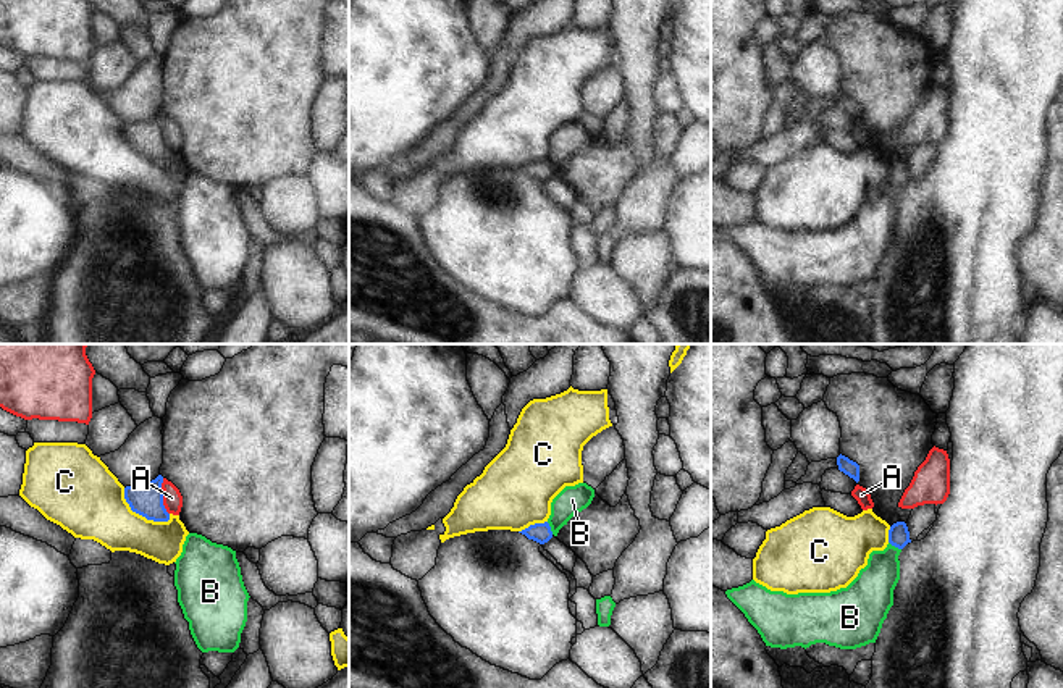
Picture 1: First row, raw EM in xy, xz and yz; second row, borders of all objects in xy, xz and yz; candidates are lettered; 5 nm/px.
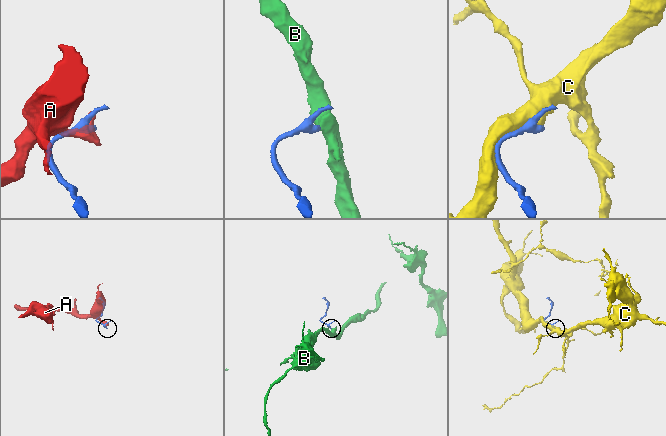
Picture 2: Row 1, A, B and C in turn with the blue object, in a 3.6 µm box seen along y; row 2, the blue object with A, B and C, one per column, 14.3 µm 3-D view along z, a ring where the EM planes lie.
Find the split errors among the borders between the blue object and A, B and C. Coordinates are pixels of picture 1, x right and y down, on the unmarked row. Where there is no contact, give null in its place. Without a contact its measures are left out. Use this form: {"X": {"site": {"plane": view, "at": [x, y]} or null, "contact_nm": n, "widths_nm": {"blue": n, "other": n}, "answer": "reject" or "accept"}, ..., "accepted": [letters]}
{"A": {"site": {"plane": "xy", "at": [162, 134]}, "contact_nm": 190, "widths_nm": {"blue": 160, "other": 100}, "answer": "reject"}, "B": {"site": {"plane": "xz", "at": [550, 167]}, "contact_nm": 70, "widths_nm": {"blue": 100, "other": 140}, "answer": "reject"}, "C": {"site": {"plane": "xy", "at": [141, 152]}, "contact_nm": 280, "widths_nm": {"blue": 160, "other": 320}, "answer": "reject"}, "accepted": []}

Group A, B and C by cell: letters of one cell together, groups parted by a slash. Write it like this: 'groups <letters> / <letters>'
groups A / B / C

